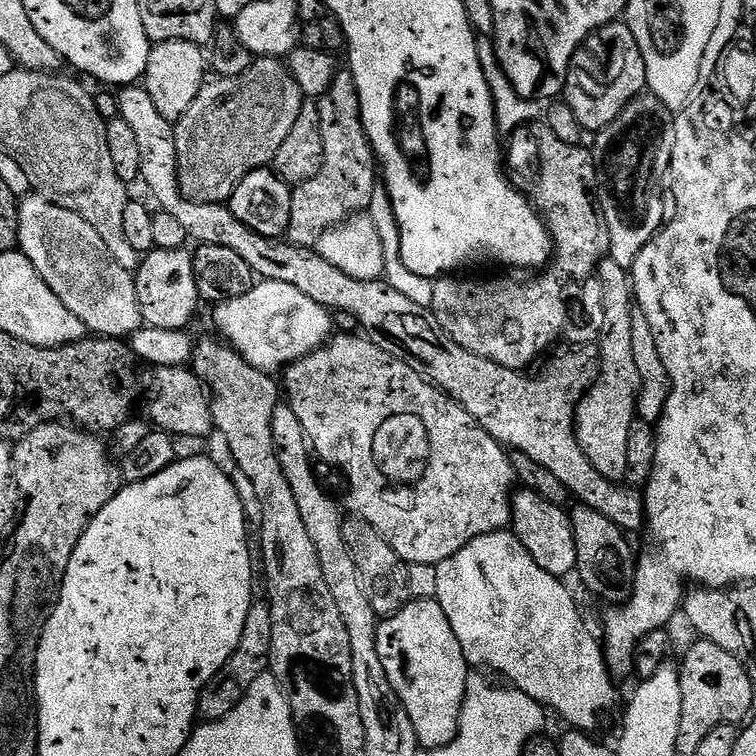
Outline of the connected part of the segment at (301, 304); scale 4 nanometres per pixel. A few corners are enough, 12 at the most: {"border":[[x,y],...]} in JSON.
{"border":[[260,280],[215,305],[217,333],[279,373],[328,343],[333,313]]}

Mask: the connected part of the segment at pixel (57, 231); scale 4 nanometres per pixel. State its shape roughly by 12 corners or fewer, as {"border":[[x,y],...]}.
{"border":[[39,194],[19,205],[19,251],[89,333],[144,319],[133,273],[98,230]]}

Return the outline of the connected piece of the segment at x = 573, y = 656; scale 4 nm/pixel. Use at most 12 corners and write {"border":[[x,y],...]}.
{"border":[[511,531],[436,565],[469,665],[595,733],[601,641]]}

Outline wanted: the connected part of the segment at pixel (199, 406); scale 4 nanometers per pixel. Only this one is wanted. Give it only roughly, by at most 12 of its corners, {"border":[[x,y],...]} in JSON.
{"border":[[192,369],[142,376],[150,422],[173,437],[208,438],[211,397]]}

